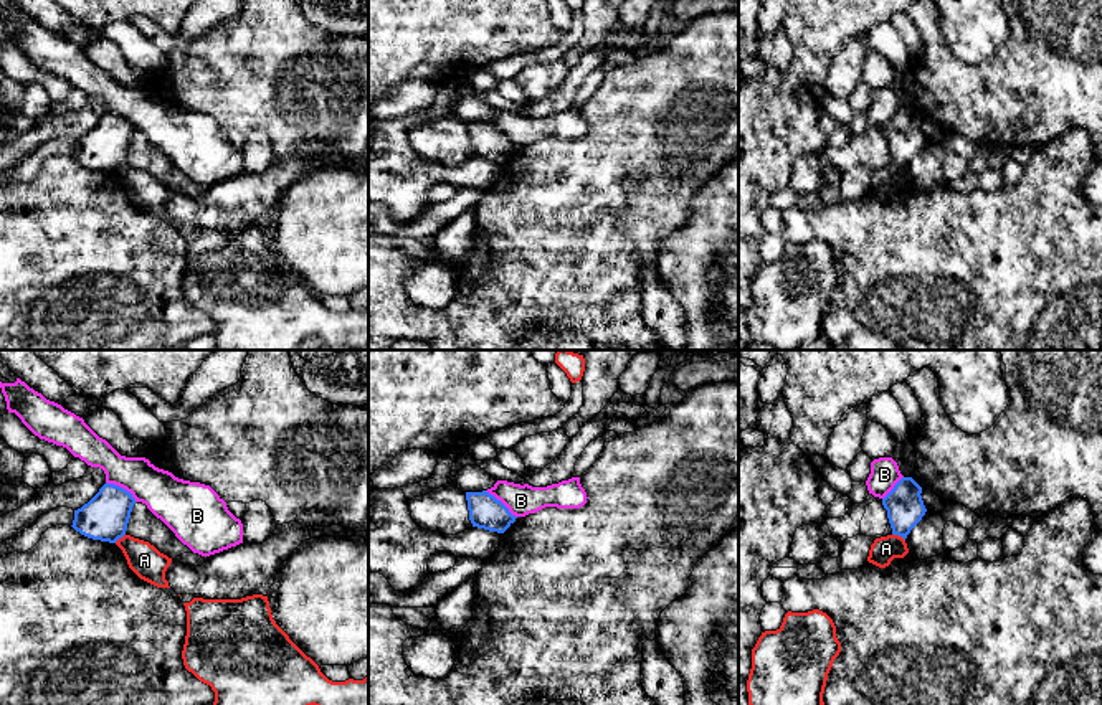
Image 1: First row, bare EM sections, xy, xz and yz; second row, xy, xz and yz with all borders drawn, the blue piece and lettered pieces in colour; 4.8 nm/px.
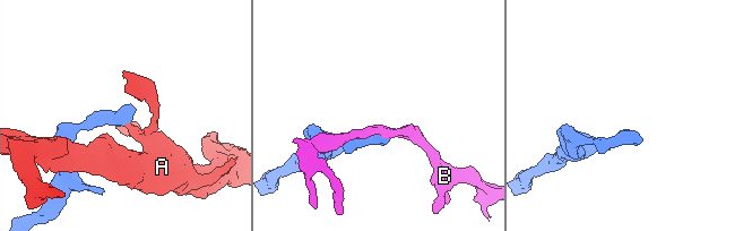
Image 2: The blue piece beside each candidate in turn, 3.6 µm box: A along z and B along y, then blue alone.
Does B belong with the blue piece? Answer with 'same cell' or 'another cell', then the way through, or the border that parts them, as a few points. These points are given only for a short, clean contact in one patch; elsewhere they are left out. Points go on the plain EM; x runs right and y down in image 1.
another cell; border along xy (106, 111), (124, 118), (136, 131)

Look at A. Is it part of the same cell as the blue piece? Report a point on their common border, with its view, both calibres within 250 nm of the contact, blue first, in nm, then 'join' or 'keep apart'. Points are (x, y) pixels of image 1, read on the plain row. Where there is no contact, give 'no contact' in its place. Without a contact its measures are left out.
meets blue in yz at (899, 165); 180 nm thick on the blue side, 120 nm on the other; keep apart

